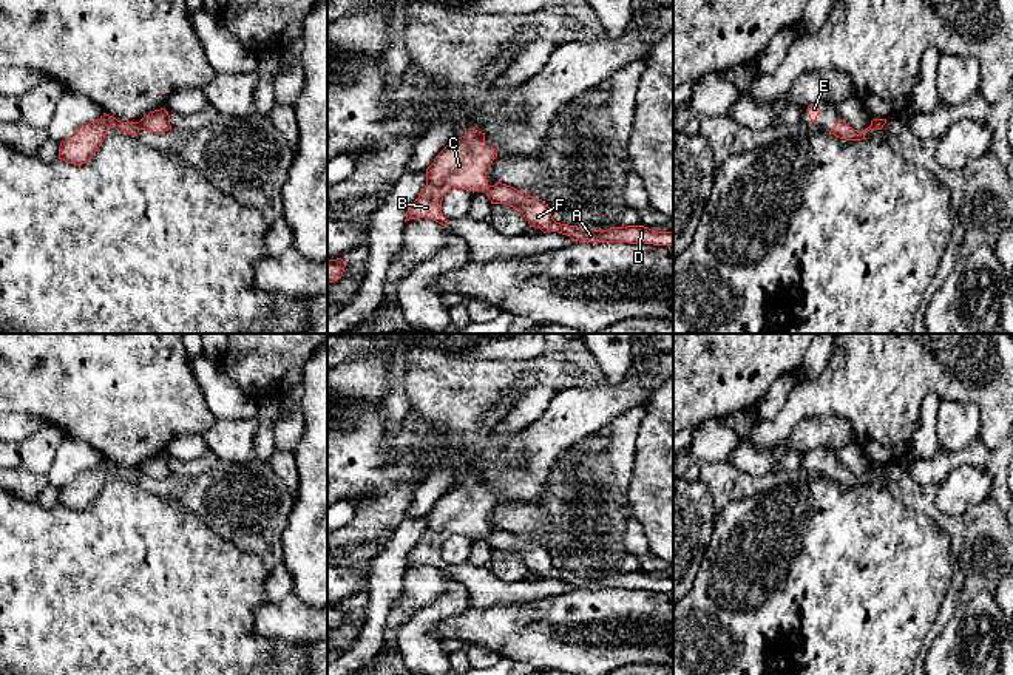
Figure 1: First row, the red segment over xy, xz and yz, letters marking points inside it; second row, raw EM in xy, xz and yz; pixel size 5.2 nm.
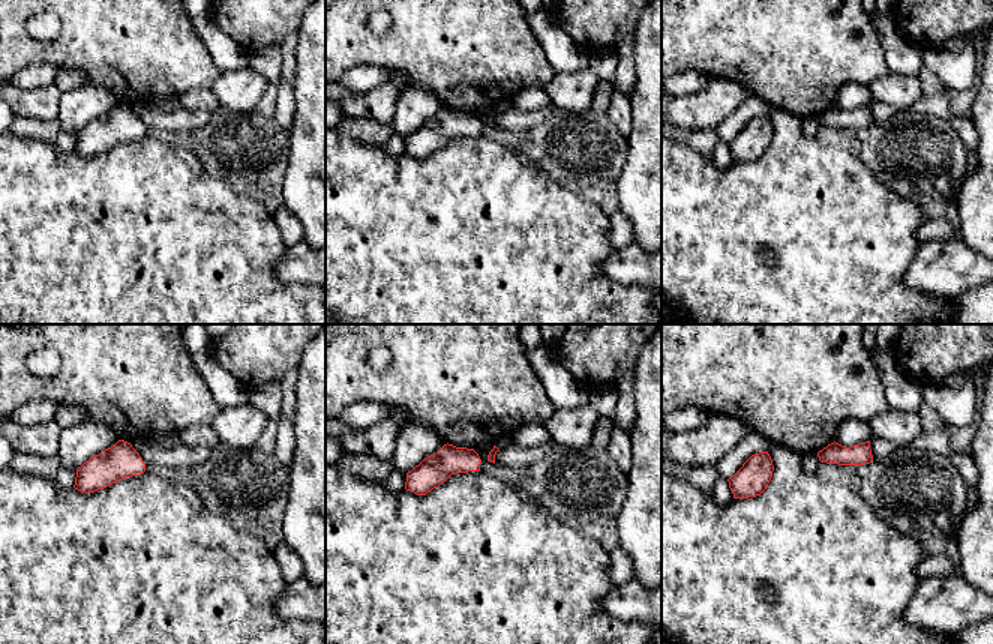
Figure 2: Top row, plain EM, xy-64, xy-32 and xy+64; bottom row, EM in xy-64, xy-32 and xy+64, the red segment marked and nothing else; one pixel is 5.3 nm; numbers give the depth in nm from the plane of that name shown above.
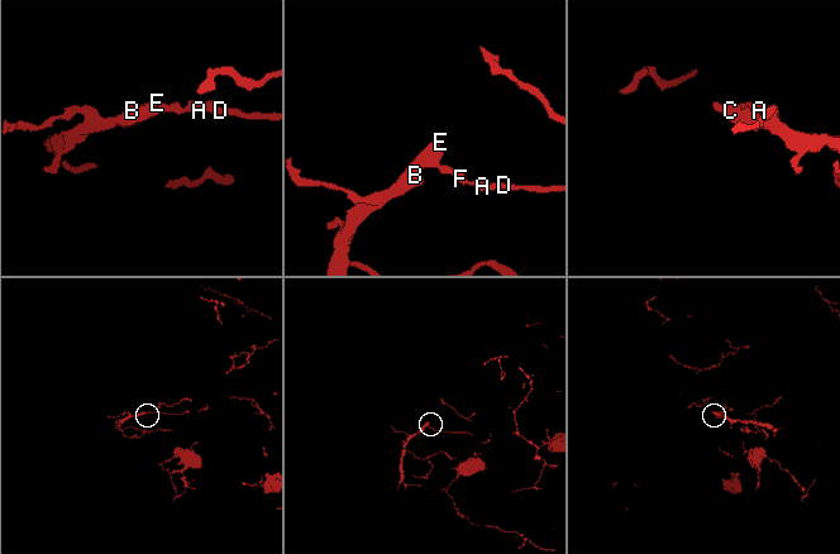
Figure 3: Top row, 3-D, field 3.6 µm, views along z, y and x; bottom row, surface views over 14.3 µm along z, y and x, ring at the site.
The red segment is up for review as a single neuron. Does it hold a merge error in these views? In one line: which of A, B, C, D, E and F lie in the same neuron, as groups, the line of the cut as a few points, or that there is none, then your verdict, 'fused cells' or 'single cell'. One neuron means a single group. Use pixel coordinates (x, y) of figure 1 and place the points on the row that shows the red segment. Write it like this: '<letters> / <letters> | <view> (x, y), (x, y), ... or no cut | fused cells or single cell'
A D F / B C E | xy (136, 122), (139, 128) | fused cells

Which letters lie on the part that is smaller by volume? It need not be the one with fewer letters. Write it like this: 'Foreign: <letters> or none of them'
Foreign: B, C, E

